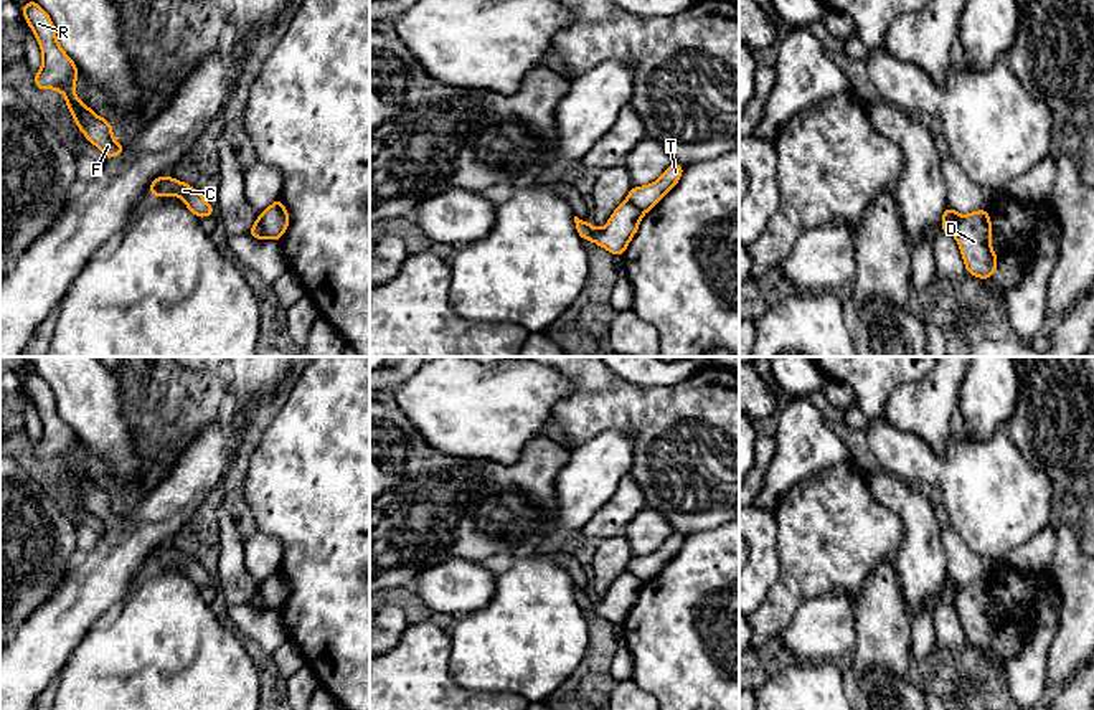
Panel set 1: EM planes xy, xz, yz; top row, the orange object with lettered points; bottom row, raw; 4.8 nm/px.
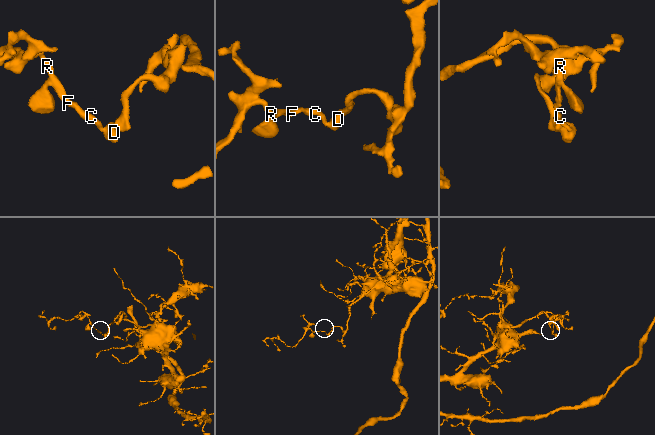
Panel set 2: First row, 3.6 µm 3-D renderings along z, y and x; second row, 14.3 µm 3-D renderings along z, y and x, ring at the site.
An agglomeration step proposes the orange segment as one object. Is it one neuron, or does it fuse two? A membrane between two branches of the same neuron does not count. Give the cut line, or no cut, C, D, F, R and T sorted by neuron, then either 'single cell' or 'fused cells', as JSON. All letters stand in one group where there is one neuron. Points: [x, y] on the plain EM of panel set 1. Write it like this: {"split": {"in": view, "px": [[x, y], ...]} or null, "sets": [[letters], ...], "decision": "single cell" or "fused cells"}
{"split": {"in": "xy", "px": [[258, 588], [271, 608]]}, "sets": [["C", "D", "F", "R"], ["T"]], "decision": "fused cells"}

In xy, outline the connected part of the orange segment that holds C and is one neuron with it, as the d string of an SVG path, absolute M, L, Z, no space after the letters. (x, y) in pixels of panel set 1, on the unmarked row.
M167 545L155 548L150 553L149 561L150 566L178 565L190 578L190 581L198 588L211 586L216 583L215 578L198 563L198 560L180 550L168 548Z

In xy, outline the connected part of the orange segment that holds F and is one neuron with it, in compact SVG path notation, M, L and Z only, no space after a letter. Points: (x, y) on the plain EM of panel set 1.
M33 370L25 373L21 383L33 400L43 423L43 436L35 443L35 457L61 461L66 467L68 479L73 482L74 494L84 502L84 507L99 517L107 528L122 523L125 514L112 510L112 492L101 489L74 466L79 439L59 418L56 400L48 383Z

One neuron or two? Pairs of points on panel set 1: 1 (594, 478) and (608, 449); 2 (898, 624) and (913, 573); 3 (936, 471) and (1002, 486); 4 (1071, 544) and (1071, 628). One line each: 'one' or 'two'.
1: one
2: two
3: one
4: one

